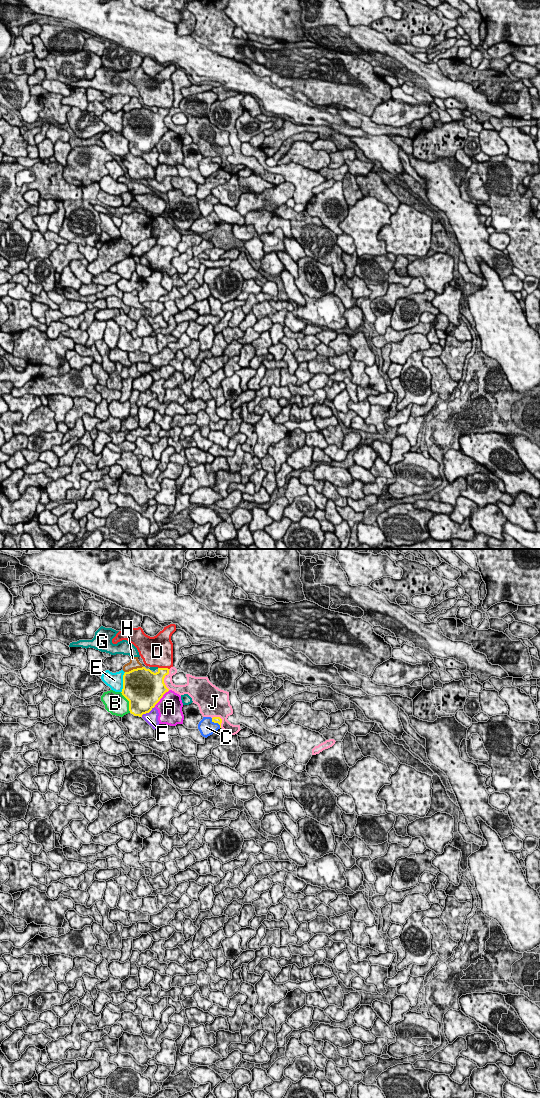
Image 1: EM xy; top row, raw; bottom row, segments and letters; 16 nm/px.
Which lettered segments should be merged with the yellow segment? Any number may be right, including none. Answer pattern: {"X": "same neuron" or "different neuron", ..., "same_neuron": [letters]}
{"A": "different neuron", "B": "different neuron", "C": "different neuron", "D": "different neuron", "E": "different neuron", "F": "different neuron", "G": "different neuron", "H": "different neuron", "J": "different neuron", "same_neuron": []}

